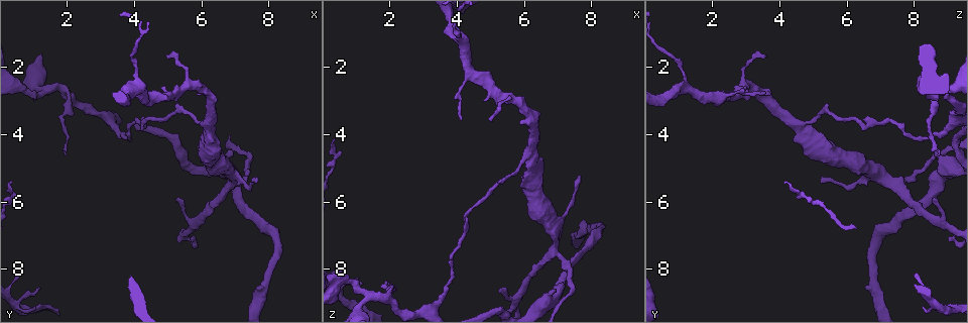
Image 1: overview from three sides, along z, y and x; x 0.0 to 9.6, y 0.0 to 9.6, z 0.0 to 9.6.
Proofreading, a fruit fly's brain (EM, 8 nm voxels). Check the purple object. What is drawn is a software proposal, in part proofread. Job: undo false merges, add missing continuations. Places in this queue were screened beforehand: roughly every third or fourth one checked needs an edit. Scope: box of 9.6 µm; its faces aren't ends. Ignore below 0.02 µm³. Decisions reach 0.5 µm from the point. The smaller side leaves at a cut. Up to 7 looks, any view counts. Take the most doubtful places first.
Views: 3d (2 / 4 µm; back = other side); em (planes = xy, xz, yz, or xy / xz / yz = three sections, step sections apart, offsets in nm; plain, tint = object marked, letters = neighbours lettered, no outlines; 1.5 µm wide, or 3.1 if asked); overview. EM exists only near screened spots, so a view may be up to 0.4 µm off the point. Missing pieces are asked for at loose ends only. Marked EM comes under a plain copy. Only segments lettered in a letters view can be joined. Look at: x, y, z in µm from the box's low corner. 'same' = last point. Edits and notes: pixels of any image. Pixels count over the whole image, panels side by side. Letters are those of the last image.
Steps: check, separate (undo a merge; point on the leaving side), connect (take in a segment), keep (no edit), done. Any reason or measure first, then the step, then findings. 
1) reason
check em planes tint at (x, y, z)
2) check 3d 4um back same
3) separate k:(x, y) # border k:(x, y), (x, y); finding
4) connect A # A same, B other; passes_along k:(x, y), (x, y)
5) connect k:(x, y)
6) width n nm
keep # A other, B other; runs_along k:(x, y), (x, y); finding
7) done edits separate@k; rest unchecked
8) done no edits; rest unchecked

three-way junction
check em yz step 8 tint at (6.10, 3.70, 4.65)

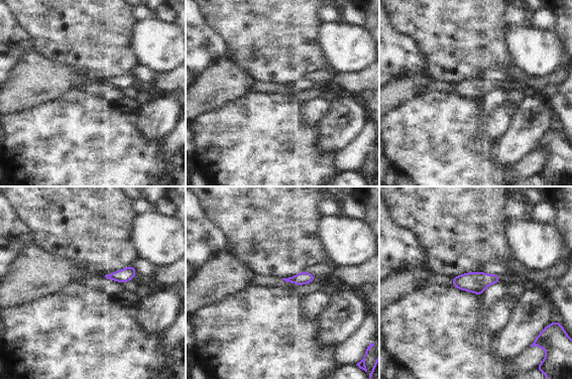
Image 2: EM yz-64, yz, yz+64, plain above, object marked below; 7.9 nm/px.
another direction
check em planes letters same

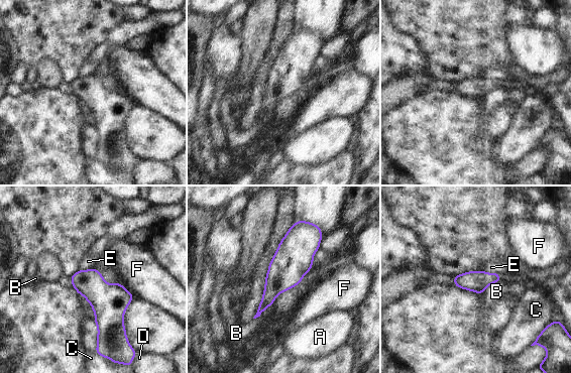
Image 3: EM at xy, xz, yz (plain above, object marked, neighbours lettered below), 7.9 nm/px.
keep # A other, B other, C other, D other, E other, F other; border 3:(273, 301), (253, 319); continuous, no second cell

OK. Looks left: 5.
thick turns thin
check 3d 2um at (3.60, 4.05, 8.75)

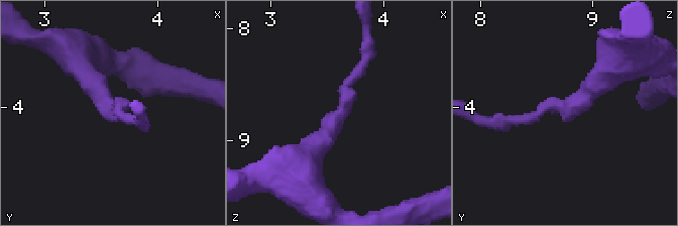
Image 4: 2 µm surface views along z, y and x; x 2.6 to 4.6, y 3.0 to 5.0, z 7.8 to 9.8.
need the tissue
check em yz step 8 tint at (3.56, 4.00, 8.80)

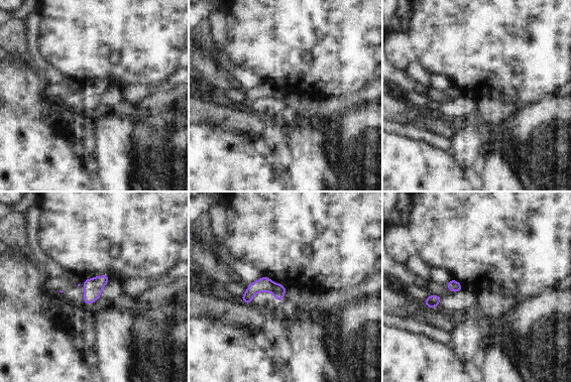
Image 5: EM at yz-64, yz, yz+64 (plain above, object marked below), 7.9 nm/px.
another direction
check em planes letters same

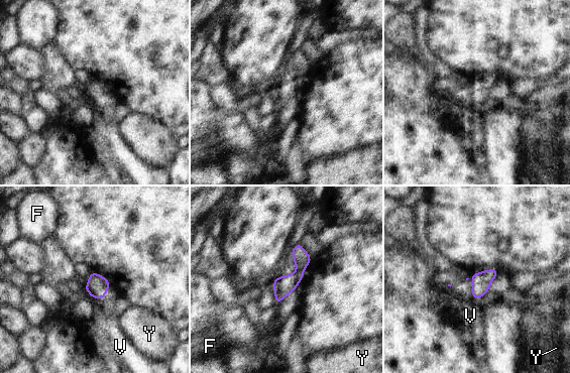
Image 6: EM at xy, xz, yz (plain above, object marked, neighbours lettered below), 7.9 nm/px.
width 160 nm
separate 6:(282, 286) # F other, V other, Y other; border 6:(302, 269), (299, 268), (296, 271); two cells meet here

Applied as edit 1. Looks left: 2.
done edits separate@6; rest unchecked

